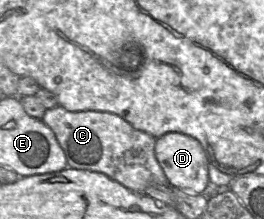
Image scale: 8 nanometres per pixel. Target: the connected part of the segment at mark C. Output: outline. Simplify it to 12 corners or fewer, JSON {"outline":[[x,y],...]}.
{"outline":[[57,105],[41,120],[69,167],[144,194],[169,185],[157,139],[122,117]]}

